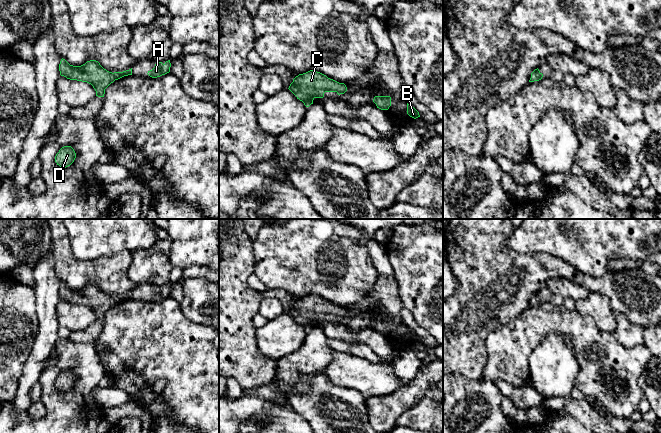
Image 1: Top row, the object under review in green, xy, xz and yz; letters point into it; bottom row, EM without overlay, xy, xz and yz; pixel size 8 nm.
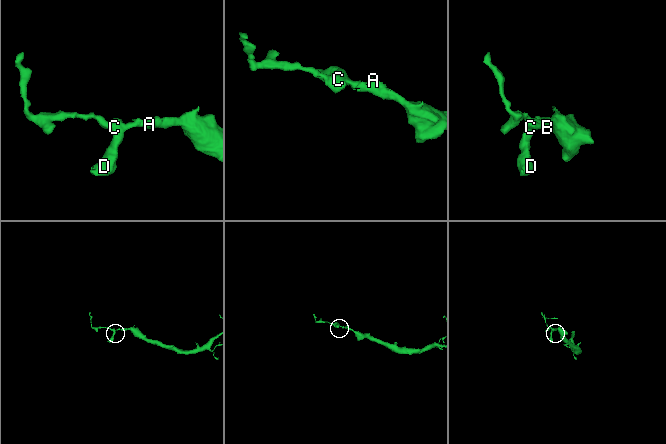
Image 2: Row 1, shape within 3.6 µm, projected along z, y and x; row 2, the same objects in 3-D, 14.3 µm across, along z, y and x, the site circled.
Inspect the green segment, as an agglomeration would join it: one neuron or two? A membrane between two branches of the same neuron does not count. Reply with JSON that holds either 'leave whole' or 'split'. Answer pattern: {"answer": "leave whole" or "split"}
{"answer": "leave whole"}

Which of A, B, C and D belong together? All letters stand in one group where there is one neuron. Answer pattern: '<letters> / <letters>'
A B C D

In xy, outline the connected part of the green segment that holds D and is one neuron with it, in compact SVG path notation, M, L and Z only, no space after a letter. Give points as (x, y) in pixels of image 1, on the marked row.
M71 146L62 147L55 156L55 162L61 168L70 166L76 158L76 153Z

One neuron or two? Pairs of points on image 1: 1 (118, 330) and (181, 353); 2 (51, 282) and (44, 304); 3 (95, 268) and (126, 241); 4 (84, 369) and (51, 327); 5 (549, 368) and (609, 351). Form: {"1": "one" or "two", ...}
{"1": "one", "2": "one", "3": "two", "4": "two", "5": "two"}

